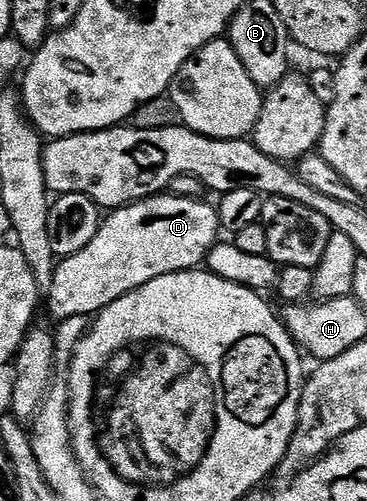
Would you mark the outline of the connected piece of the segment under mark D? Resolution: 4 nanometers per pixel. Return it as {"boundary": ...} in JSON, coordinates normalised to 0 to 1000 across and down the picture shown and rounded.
{"boundary":[[[436,385],[390,397],[381,405],[351,405],[341,413],[305,419],[294,427],[302,431],[294,437],[289,431],[272,443],[264,473],[253,473],[253,481],[243,481],[243,489],[232,489],[221,505],[199,505],[153,523],[144,561],[123,585],[123,621],[128,613],[150,641],[196,637],[213,629],[256,633],[308,609],[308,601],[341,593],[341,585],[428,553],[540,535],[602,477],[594,419],[578,407],[572,413],[553,403],[550,395],[507,397],[490,389]]]}

